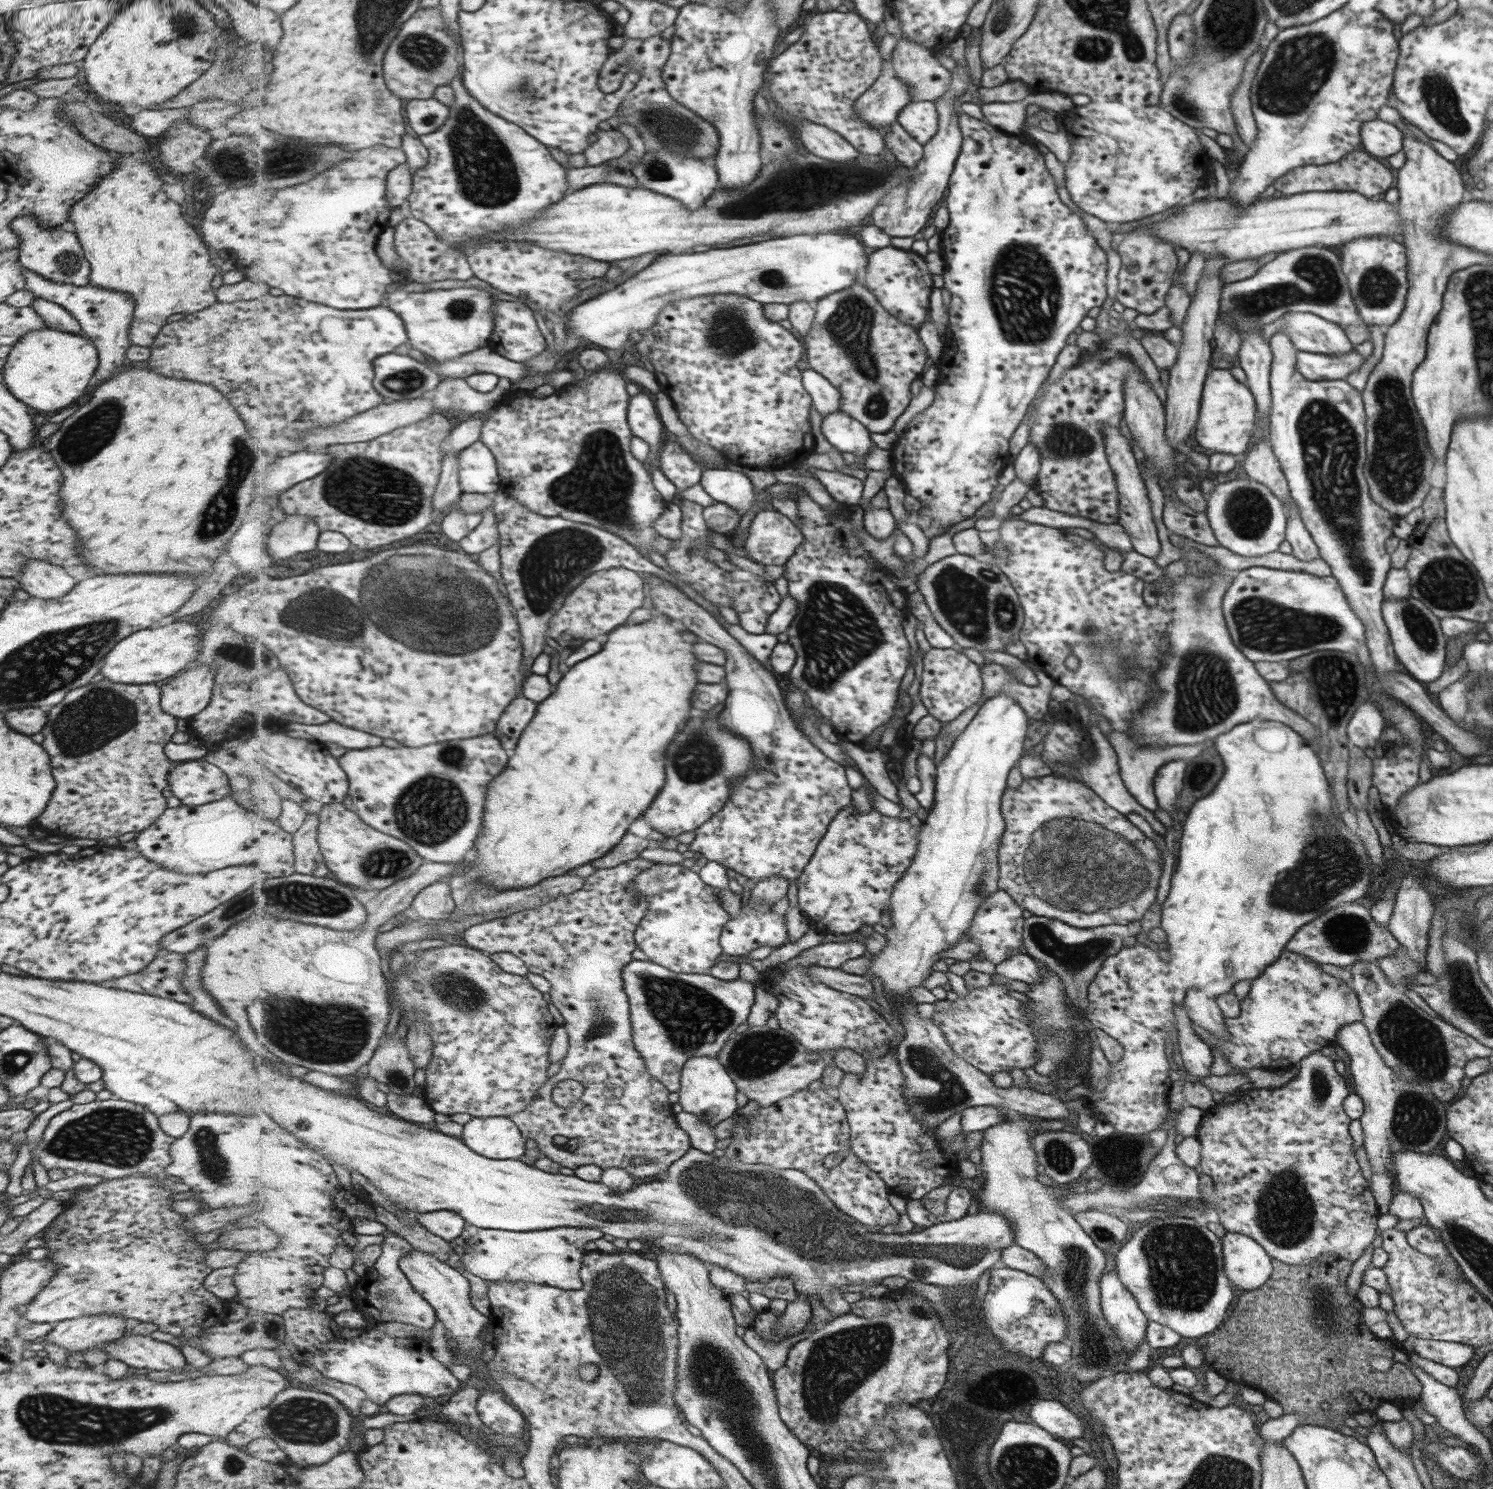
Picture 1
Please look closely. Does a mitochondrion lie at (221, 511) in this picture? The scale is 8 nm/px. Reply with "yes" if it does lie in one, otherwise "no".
yes

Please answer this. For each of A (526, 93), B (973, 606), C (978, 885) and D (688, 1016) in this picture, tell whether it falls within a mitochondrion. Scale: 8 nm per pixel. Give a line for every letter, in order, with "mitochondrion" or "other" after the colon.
A: mitochondrion
B: mitochondrion
C: mitochondrion
D: mitochondrion

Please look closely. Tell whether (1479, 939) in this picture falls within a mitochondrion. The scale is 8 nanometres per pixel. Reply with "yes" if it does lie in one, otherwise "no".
yes

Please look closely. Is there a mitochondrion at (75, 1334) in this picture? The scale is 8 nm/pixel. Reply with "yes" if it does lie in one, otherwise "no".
no

